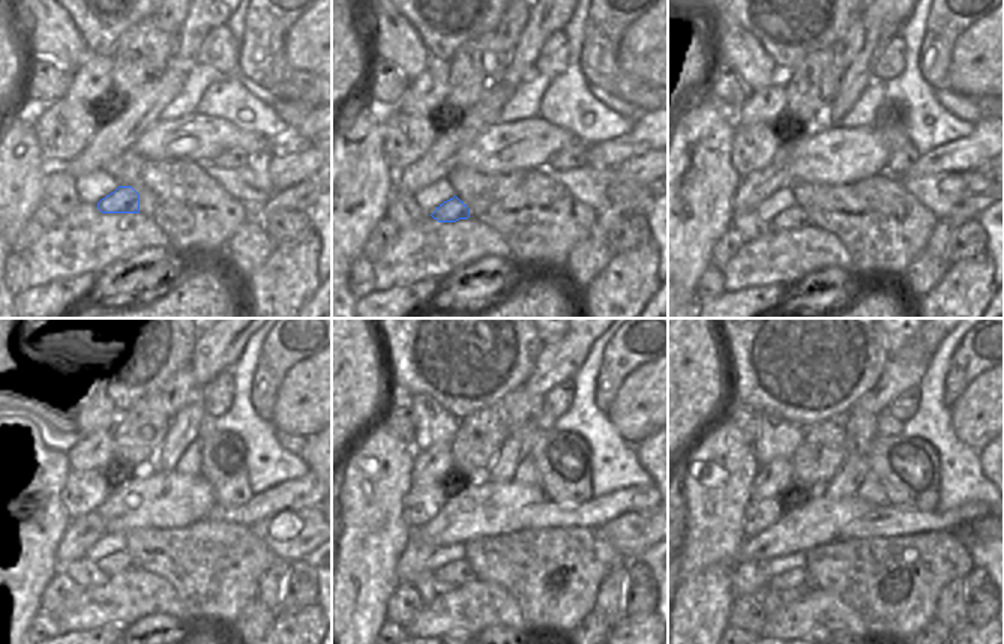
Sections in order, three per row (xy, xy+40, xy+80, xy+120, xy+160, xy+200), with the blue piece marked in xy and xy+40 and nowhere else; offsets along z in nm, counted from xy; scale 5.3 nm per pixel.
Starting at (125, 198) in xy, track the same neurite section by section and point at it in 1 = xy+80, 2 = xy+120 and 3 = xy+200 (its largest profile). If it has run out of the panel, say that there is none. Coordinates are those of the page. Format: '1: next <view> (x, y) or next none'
1: next xy+80 (794, 216)
2: next xy+120 (122, 560)
3: next xy+200 (797, 578)

